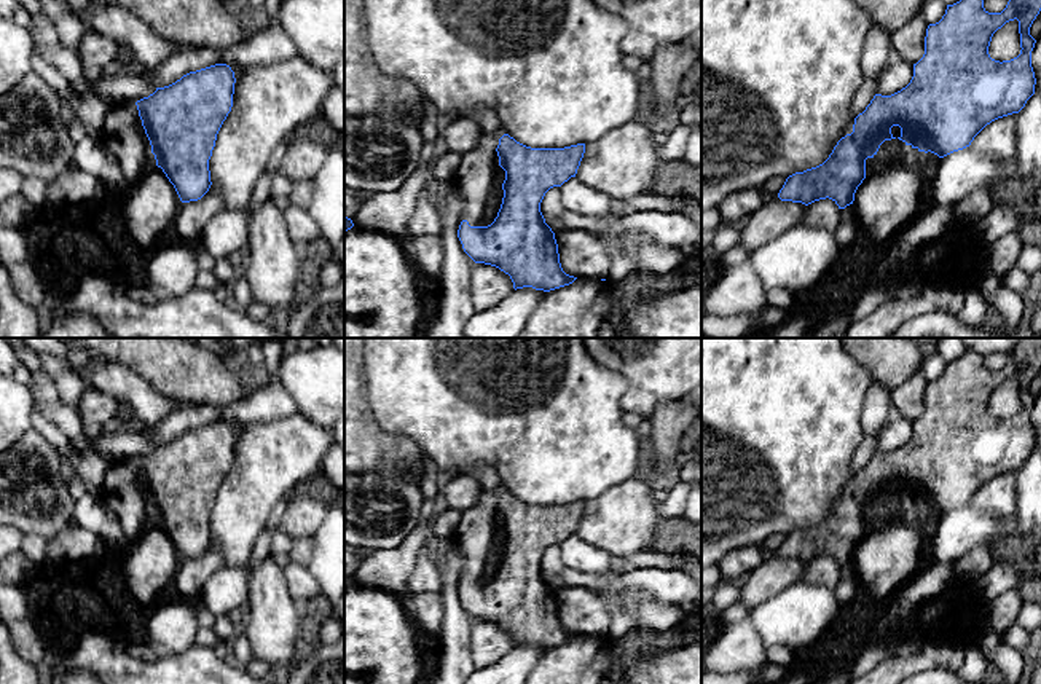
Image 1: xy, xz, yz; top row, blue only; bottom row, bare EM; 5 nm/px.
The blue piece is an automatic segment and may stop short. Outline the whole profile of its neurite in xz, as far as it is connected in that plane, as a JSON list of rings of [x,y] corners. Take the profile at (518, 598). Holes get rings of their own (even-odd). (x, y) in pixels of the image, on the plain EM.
[[[504,488],[497,493],[483,489],[478,501],[461,513],[453,536],[464,558],[462,579],[458,587],[464,609],[475,620],[491,622],[509,631],[515,647],[532,644],[550,649],[572,641],[577,635],[566,631],[561,625],[555,590],[545,580],[540,560],[550,545],[561,544],[575,534],[583,510],[585,501],[564,505],[531,505]],[[499,523],[505,528],[502,561],[494,579],[481,584]]]

